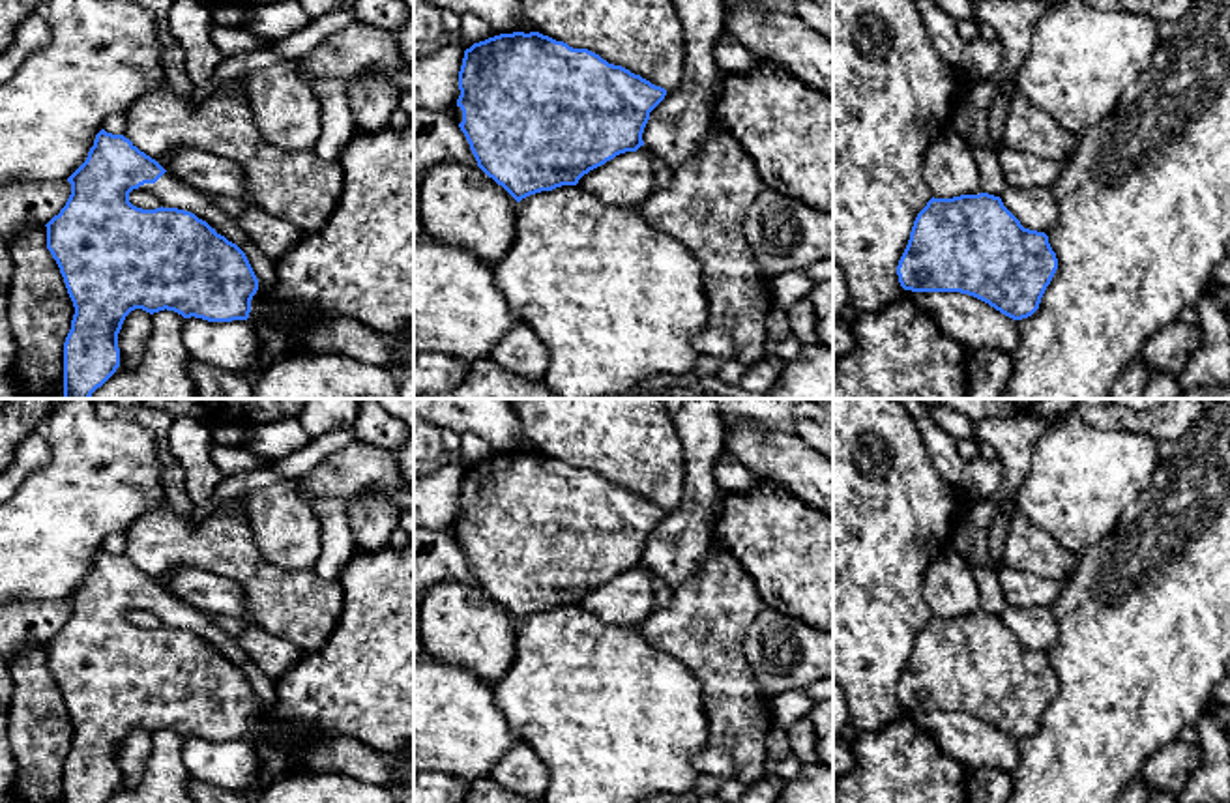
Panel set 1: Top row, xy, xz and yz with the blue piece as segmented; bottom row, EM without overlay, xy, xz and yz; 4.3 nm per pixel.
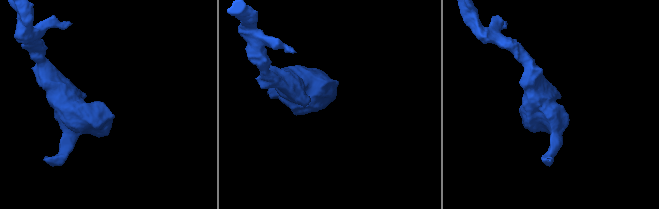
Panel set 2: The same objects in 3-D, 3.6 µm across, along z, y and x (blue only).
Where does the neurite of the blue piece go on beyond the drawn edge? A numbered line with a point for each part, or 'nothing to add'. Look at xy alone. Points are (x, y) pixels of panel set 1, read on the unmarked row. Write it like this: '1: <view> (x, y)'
1: xy (173, 613)

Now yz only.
1: yz (1036, 627)

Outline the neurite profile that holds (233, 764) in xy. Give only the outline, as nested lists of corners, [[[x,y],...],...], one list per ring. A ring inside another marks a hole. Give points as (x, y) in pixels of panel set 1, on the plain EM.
[[[185,737],[183,762],[193,779],[230,790],[251,803],[266,790],[258,777],[256,751],[249,739]]]

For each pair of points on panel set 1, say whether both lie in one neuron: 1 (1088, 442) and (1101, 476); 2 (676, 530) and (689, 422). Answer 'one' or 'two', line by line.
1: one
2: one

